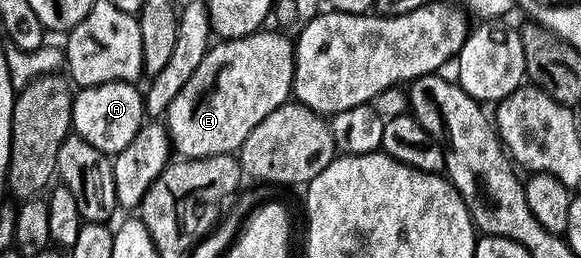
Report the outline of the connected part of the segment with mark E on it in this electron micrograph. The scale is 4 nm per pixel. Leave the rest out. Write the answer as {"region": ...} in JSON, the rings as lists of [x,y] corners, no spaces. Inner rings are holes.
{"region":[[[261,28],[250,36],[225,38],[209,45],[202,64],[194,68],[194,76],[190,76],[182,92],[178,92],[174,100],[170,100],[170,108],[166,115],[166,129],[173,151],[181,159],[209,158],[239,151],[250,132],[253,132],[270,112],[274,112],[284,102],[289,101],[295,63],[296,52],[293,39],[283,34],[275,34],[273,30]]]}

